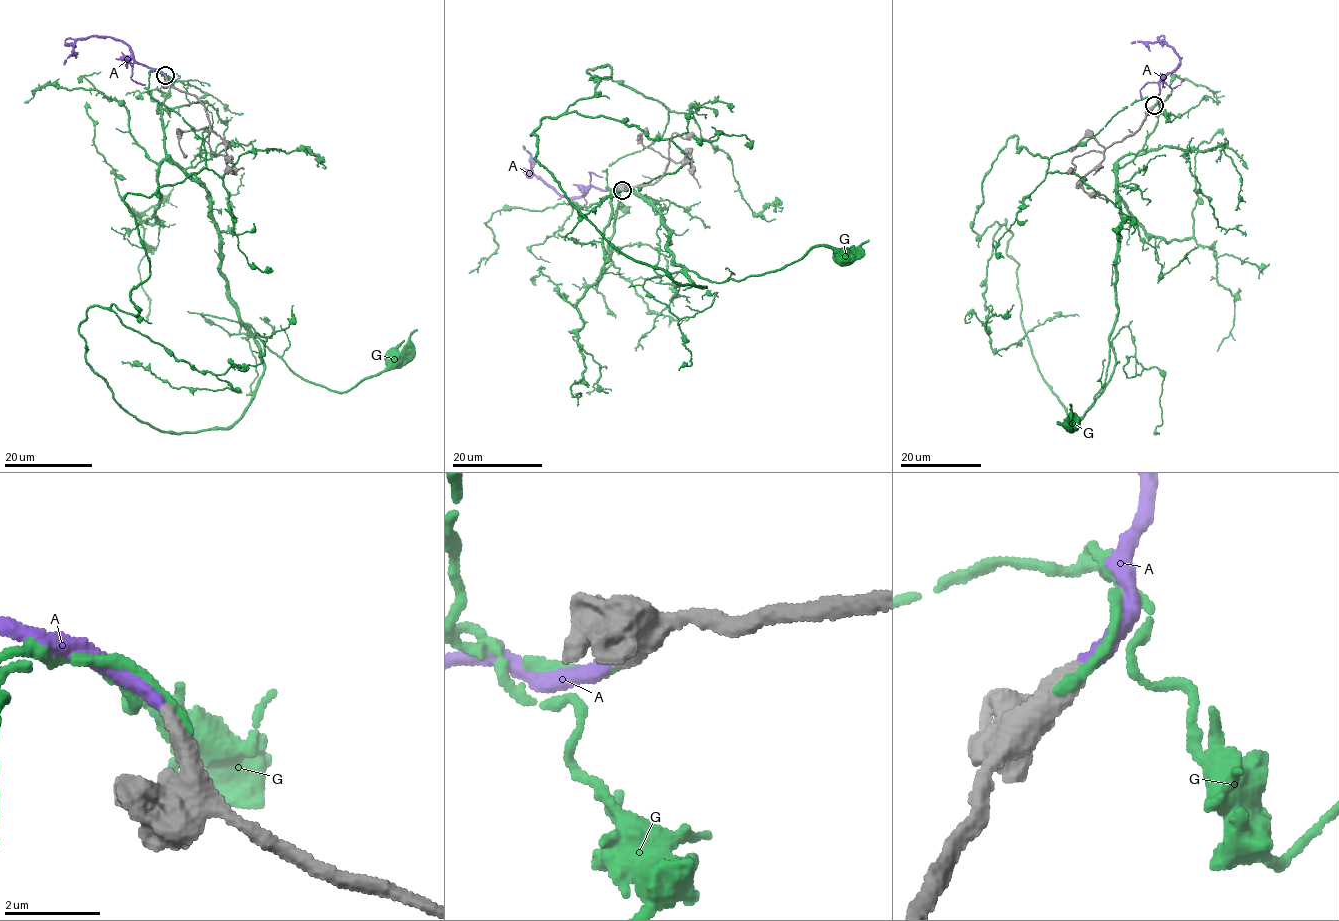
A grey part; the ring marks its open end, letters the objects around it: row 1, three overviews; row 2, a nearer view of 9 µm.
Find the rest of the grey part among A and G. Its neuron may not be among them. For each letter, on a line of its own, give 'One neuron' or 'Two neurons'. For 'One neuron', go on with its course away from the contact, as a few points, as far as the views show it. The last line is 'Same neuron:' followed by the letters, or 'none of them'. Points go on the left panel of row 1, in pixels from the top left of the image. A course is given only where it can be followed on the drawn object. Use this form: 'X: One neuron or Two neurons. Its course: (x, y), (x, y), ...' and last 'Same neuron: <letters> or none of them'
A: One neuron. Its course: (164, 76), (136, 60), (120, 39), (95, 35), (77, 40), (64, 65)
G: Two neurons
Same neuron: A

